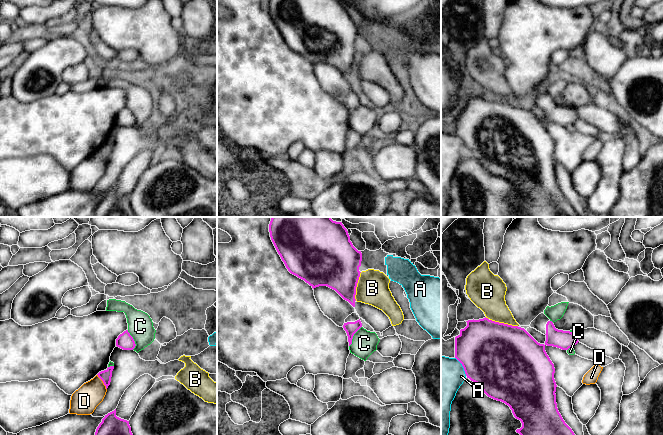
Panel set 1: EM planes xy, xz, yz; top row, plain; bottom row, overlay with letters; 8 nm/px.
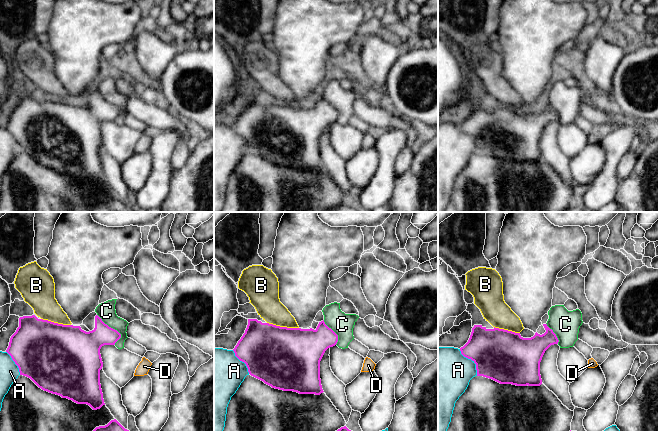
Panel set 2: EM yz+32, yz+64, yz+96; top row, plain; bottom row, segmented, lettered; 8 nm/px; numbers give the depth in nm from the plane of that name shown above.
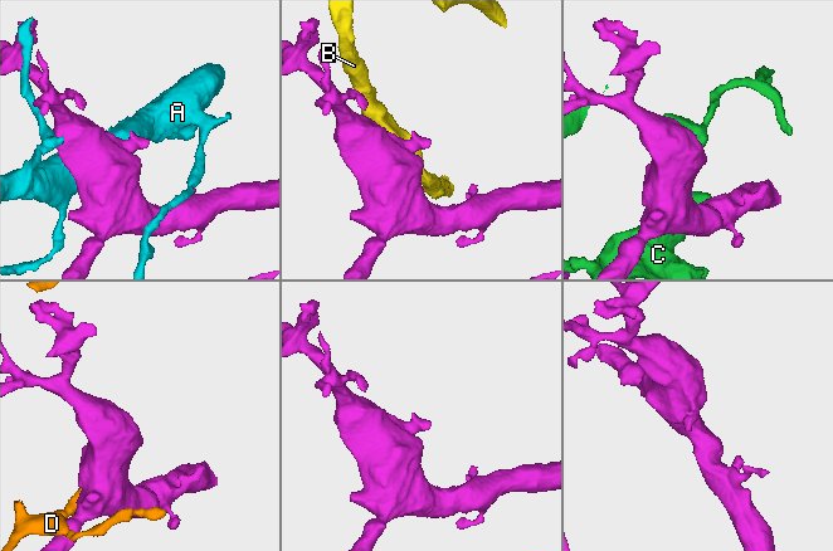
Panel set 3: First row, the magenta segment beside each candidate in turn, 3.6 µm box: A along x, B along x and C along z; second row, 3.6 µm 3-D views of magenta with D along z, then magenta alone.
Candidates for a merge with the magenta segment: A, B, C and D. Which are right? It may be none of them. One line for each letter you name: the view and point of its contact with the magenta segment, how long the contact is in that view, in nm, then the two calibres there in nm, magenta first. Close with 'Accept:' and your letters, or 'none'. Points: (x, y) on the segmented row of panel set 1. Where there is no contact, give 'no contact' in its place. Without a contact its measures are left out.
Accept: none

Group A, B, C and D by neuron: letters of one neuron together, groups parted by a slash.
A / B / C / D

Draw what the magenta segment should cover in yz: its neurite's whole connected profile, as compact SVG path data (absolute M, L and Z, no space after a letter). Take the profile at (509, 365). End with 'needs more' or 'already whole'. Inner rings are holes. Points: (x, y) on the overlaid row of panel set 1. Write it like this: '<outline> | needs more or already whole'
M486 317L479 320L468 320L466 322L467 326L461 329L460 334L455 337L455 358L462 364L467 378L477 383L488 397L501 401L510 407L514 417L522 423L522 427L517 429L516 432L520 435L575 435L558 411L555 394L557 387L554 379L555 368L545 351L545 345L538 343L524 328L518 326L495 322Z | already whole

